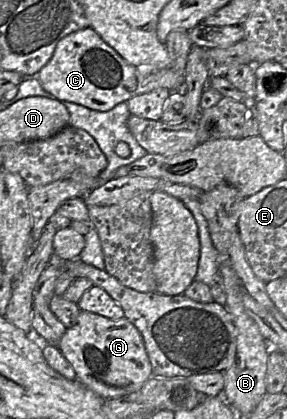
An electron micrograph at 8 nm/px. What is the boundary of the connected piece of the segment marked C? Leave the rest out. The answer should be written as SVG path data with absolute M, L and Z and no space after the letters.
M87 26L62 38L37 79L42 88L57 100L69 101L96 111L108 111L131 97L158 88L177 91L184 87L184 76L171 68L142 74L137 67L125 61L100 35Z

